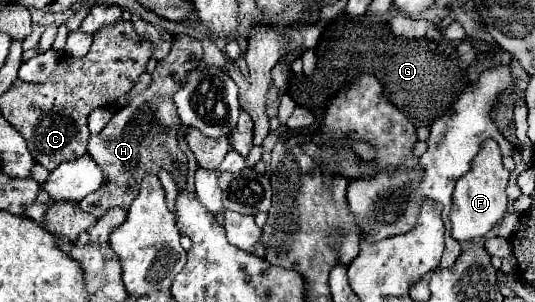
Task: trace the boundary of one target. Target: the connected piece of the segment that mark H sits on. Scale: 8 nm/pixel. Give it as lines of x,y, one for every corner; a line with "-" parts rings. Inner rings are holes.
176,36
170,54
162,62
156,62
150,86
144,92
132,96
130,102
112,116
112,120
106,124
106,128
102,128
100,134
90,136
88,154
102,168
106,182
94,194
86,196
80,202
82,210
88,210
98,218
106,214
106,210
116,206
128,210
146,174
156,174
160,168
174,172
176,166
186,170
186,156
176,142
180,118
176,114
176,106
172,104
172,94
180,88
186,72
196,68
200,60
202,42
190,36

